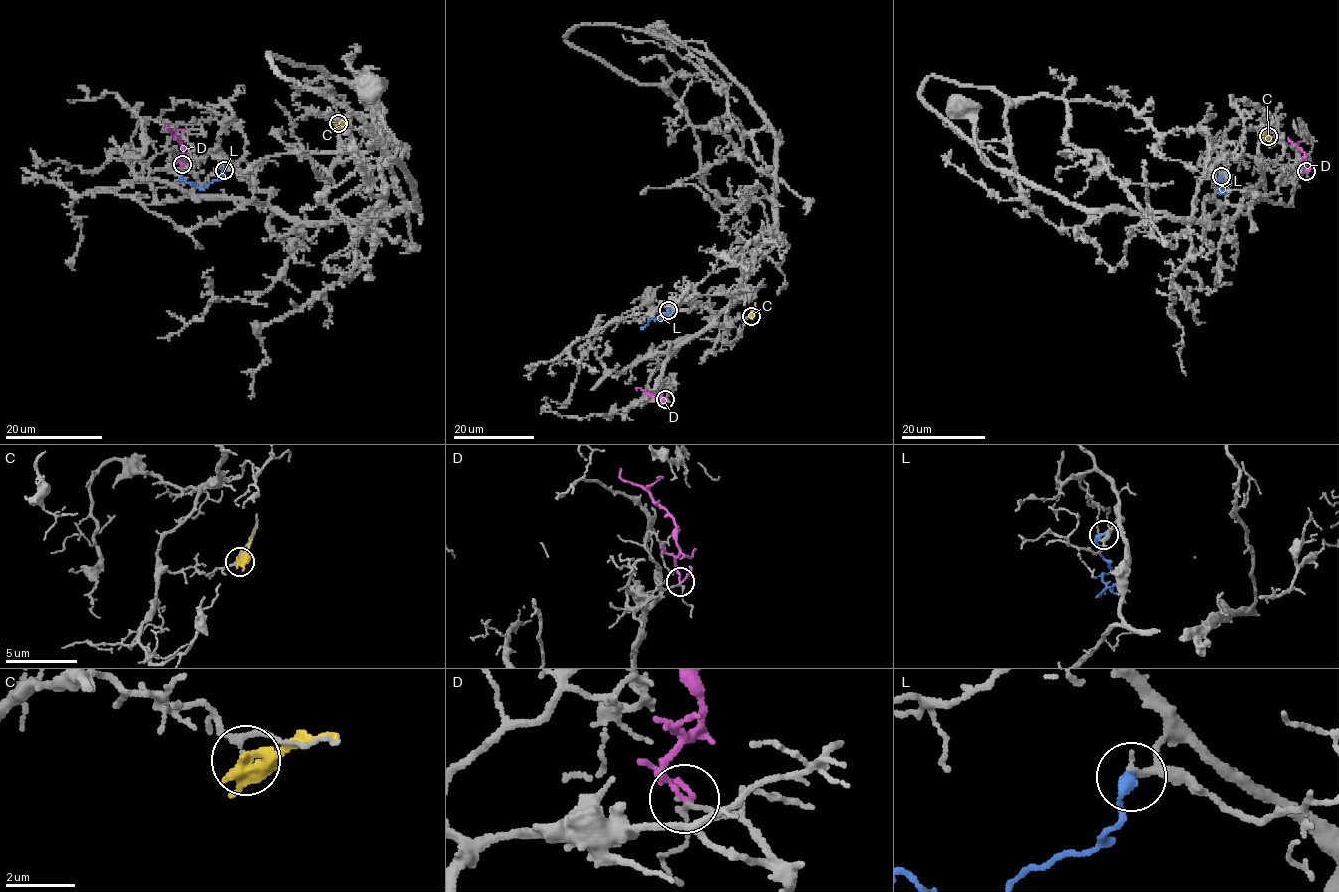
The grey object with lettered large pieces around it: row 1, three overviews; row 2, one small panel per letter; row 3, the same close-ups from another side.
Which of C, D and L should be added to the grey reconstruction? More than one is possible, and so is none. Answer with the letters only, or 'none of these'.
L

